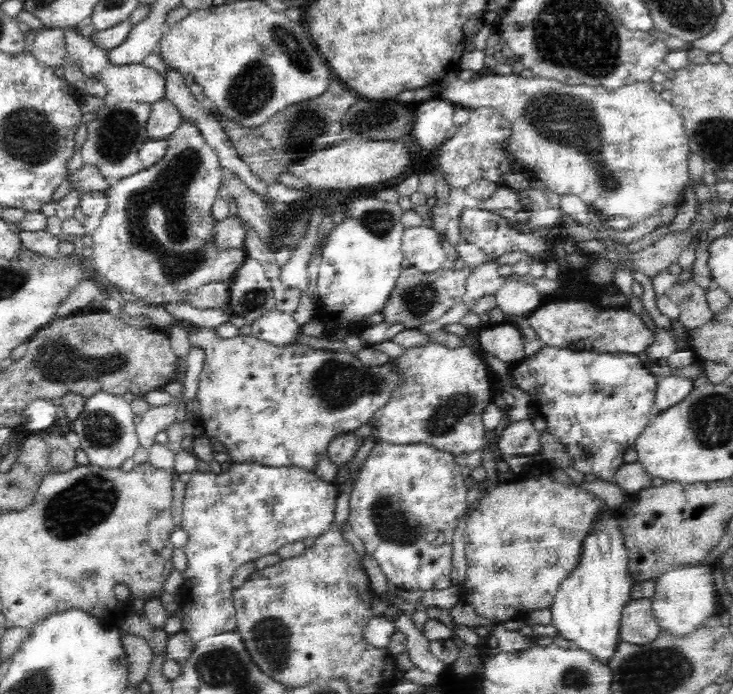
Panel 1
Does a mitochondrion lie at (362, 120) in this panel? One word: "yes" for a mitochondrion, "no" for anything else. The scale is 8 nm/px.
yes

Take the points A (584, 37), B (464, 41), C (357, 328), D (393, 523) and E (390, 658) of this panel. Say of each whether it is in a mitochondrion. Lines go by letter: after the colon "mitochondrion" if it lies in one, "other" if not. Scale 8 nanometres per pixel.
A: mitochondrion
B: other
C: other
D: mitochondrion
E: other

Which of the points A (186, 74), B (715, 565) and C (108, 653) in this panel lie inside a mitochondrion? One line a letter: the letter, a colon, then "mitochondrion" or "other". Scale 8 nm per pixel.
A: other
B: other
C: other

